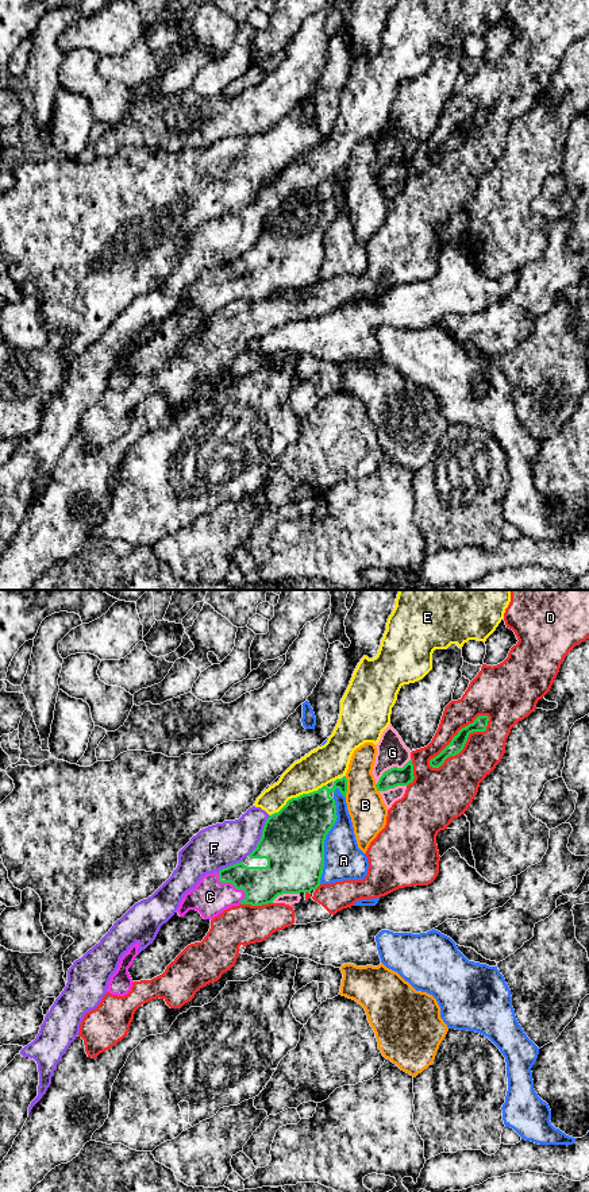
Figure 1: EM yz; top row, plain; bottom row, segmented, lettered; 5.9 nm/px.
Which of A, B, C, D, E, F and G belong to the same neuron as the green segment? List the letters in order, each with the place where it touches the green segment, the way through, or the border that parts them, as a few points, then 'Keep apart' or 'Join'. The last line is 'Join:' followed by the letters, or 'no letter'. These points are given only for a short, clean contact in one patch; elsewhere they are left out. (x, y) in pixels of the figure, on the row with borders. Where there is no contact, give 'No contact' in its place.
A: Touches green at yz (323, 841). Keep apart
B: Touches green at yz (346, 787). Keep apart
C: Touches green at yz (234, 886). Path across: yz (262, 884), (234, 886), (216, 891), (210, 897). Join
D: Touches green at yz (458, 733). Keep apart
E: Touches green at yz (297, 797). Keep apart
F: Touches green at yz (262, 836). Keep apart
G: Touches green at yz (391, 768). Keep apart
Join: C

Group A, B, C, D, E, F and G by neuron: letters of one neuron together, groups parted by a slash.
A / B / C / D / E F / G

